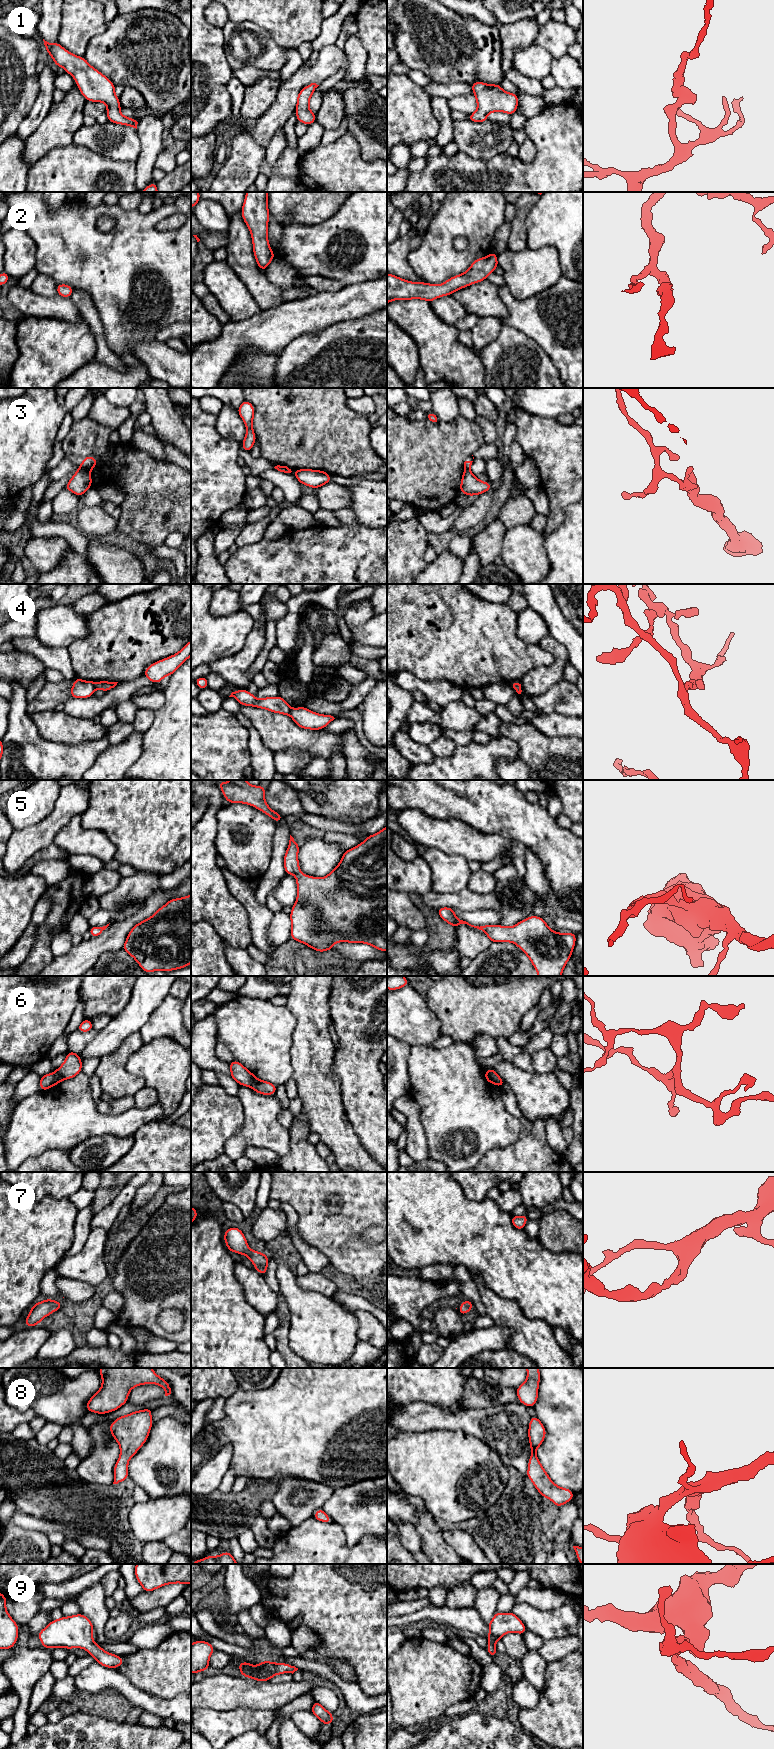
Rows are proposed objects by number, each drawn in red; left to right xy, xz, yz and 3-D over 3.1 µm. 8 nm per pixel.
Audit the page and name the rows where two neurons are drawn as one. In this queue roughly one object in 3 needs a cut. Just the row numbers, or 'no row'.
3, 4, 6

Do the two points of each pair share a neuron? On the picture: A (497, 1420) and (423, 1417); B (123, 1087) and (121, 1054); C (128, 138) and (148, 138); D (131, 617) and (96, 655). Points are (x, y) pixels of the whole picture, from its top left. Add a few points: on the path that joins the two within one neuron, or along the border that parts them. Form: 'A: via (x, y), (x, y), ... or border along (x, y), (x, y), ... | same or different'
A: via (479, 1420), (441, 1419) | same
B: via (120, 1079), (120, 1062) | same
C: border along (137, 129), (140, 152), (135, 161) | different
D: via (122, 626), (102, 646) | same

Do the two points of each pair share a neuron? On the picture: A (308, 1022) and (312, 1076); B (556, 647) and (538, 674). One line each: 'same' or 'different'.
A: same
B: same

